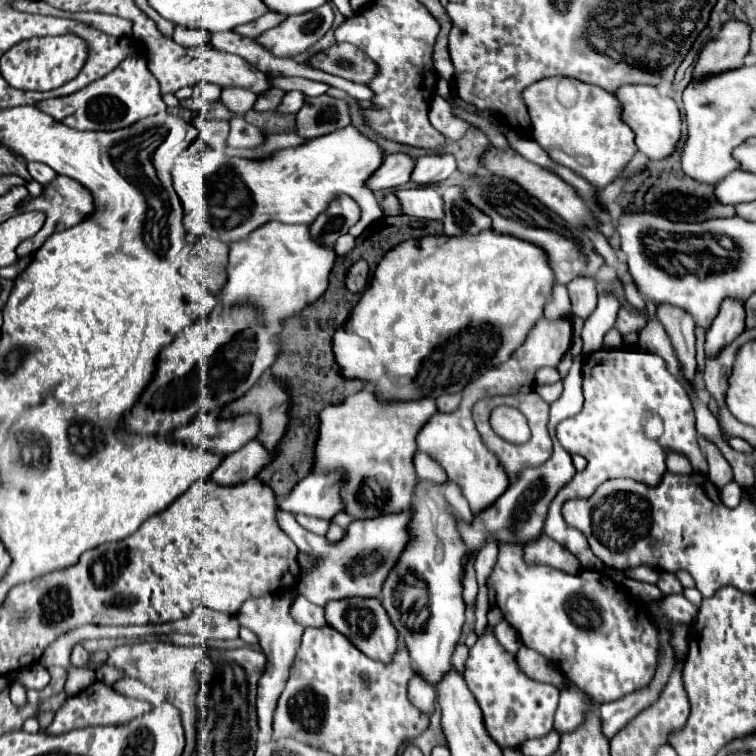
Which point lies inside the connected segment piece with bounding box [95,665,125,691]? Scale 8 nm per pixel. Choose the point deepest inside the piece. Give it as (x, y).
(109, 675)

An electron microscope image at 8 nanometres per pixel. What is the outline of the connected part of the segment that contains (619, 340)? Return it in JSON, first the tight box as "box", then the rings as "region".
{"box":[603,329,623,349],"region":[[[611,329],[603,339],[604,349],[619,349],[623,345],[623,337],[616,329]]]}

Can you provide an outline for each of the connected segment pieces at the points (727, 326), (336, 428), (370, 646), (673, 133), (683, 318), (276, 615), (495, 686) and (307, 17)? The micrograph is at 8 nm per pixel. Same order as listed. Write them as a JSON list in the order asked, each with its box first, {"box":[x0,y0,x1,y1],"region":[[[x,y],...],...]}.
[{"box":[705,297,745,357],"region":[[[727,297],[721,303],[719,315],[715,317],[715,321],[707,331],[707,341],[705,341],[707,357],[715,357],[725,345],[729,345],[729,341],[733,341],[743,331],[745,331],[743,301]]]},{"box":[315,387,435,519],"region":[[[369,387],[347,397],[341,405],[329,405],[321,411],[315,471],[329,471],[335,467],[349,471],[349,483],[341,489],[341,497],[347,513],[357,519],[405,511],[413,503],[417,485],[413,467],[413,457],[417,453],[415,435],[435,413],[435,399],[379,401]]]},{"box":[325,599,399,663],"region":[[[349,599],[349,601],[333,601],[333,605],[325,607],[327,623],[343,633],[361,653],[365,653],[373,661],[391,663],[393,655],[399,649],[399,637],[393,629],[385,609],[381,609],[381,601],[377,599]]]},{"box":[615,85,681,161],"region":[[[627,85],[621,87],[615,95],[623,105],[623,121],[633,129],[639,151],[645,153],[651,161],[663,161],[671,157],[681,137],[681,115],[675,101],[661,97],[659,91],[651,85]]]},{"box":[657,305,697,387],"region":[[[661,305],[661,309],[657,309],[657,317],[663,323],[671,345],[675,349],[675,355],[681,363],[681,373],[683,377],[689,381],[691,387],[693,385],[693,375],[697,371],[697,363],[695,363],[695,323],[693,317],[683,311],[683,309],[675,309],[669,305]]]},{"box":[237,591,303,733],"region":[[[285,591],[283,595],[269,593],[265,597],[251,597],[243,603],[237,619],[243,627],[249,627],[259,635],[259,643],[263,647],[263,653],[267,657],[267,669],[263,677],[259,679],[259,691],[257,691],[257,715],[259,715],[259,731],[271,733],[273,723],[273,709],[277,707],[277,697],[281,695],[281,689],[285,687],[285,677],[289,677],[289,665],[293,661],[293,653],[297,651],[297,645],[301,641],[303,627],[291,617],[291,605],[295,601],[295,591]]]},{"box":[463,625,559,747],"region":[[[487,625],[477,643],[469,649],[469,659],[465,663],[463,679],[477,699],[485,727],[499,747],[521,747],[523,741],[543,737],[553,731],[553,713],[557,709],[559,691],[553,685],[529,679],[517,665],[515,655],[503,649],[495,639],[493,627]]]},{"box":[257,3,333,57],"region":[[[329,3],[301,15],[291,15],[281,25],[257,37],[277,57],[293,57],[319,41],[333,25],[333,9]]]}]

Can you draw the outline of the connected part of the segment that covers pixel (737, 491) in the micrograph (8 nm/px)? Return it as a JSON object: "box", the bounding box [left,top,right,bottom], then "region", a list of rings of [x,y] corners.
{"box":[721,481,741,507],"region":[[[735,481],[727,483],[727,485],[721,489],[721,503],[723,503],[725,507],[737,507],[737,505],[739,505],[739,499],[741,499],[741,487],[739,487]]]}

